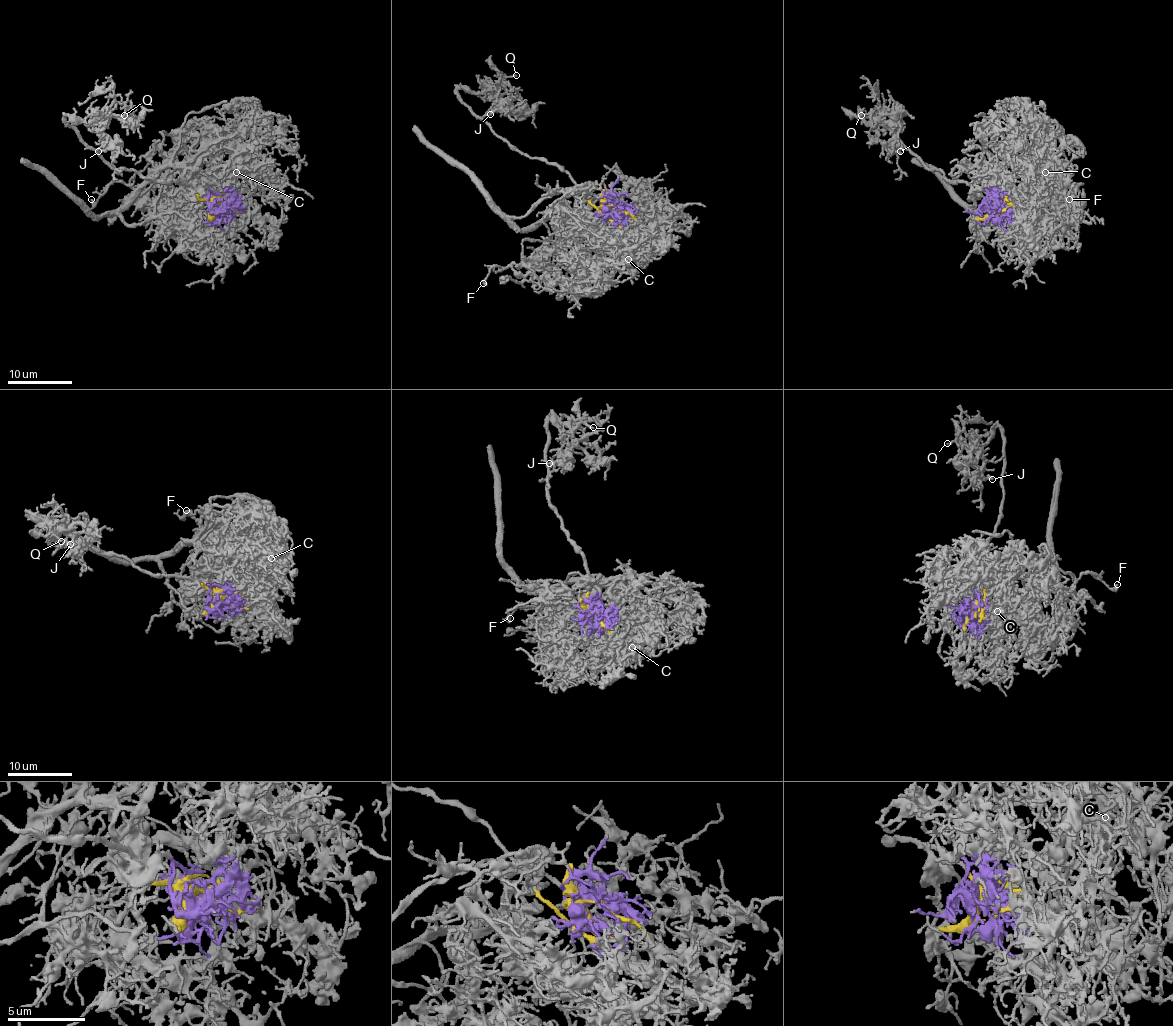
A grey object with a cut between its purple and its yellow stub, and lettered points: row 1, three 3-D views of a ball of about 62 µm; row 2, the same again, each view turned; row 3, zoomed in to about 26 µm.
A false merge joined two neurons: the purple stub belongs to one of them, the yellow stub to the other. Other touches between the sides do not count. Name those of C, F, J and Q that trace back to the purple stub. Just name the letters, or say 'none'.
C, F

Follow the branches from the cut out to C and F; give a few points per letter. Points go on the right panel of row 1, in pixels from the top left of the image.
C: (992, 209), (998, 205), (998, 197), (1005, 192), (1037, 192), (1040, 176), (1045, 171)
F: (992, 209), (1005, 192), (1032, 189), (1042, 201), (1050, 181), (1063, 205), (1070, 199)

